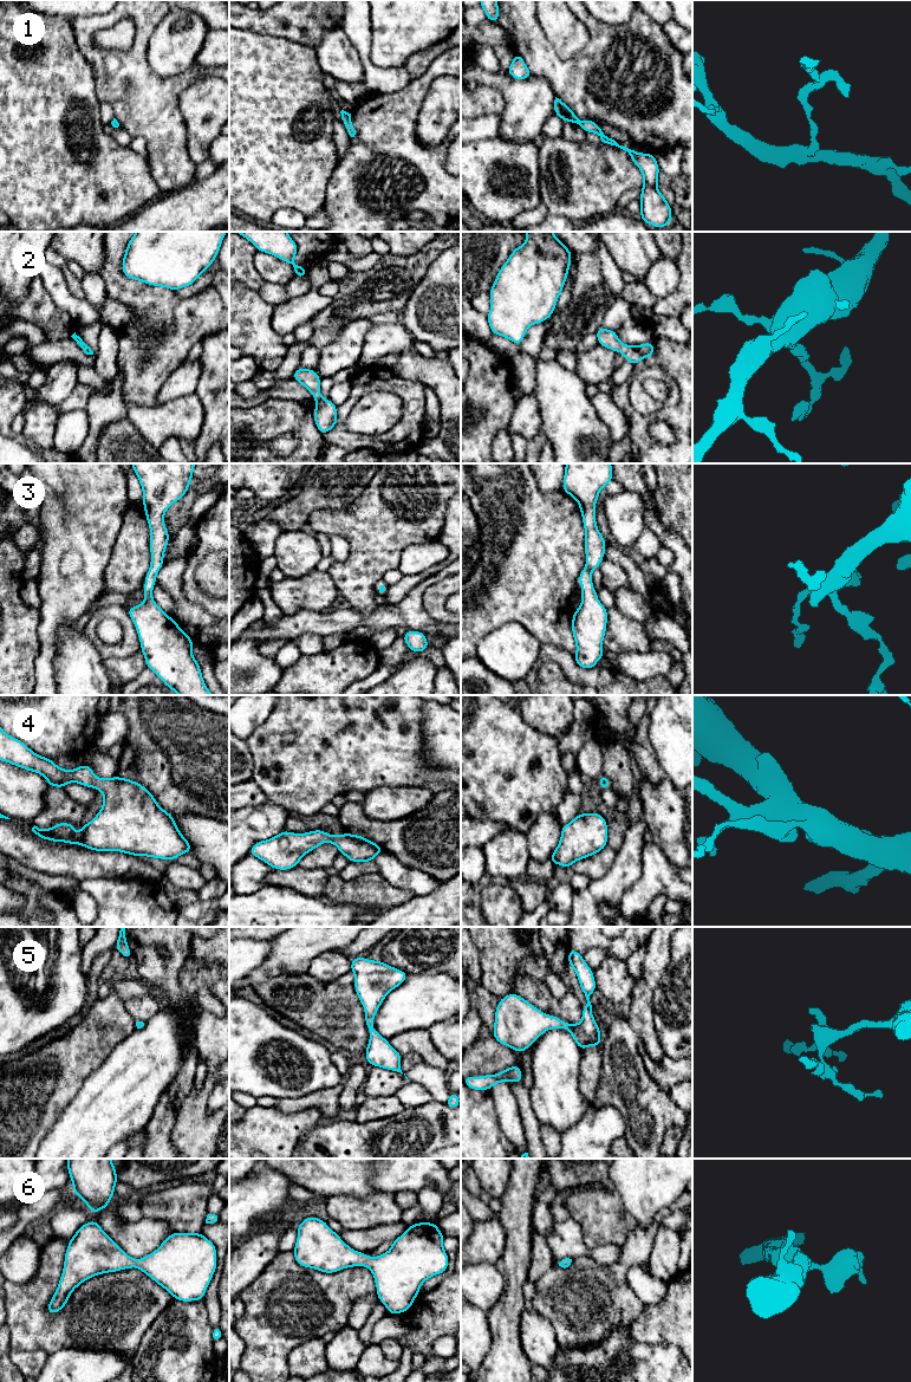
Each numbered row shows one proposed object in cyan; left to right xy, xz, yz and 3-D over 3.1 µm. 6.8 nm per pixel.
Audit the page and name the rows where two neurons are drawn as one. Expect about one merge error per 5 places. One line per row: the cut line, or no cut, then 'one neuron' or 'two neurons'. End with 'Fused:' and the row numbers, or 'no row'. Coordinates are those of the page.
1: no cut; one neuron
2: no cut; one neuron
3: no cut; one neuron
4: no cut; one neuron
5: no cut; one neuron
6: no cut; one neuron
Fused: no row

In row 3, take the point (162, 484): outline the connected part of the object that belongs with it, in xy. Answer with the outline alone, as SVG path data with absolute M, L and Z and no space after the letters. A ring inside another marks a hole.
M131 463L131 467L138 476L143 491L143 506L151 532L151 562L150 569L145 575L145 585L143 586L145 599L142 604L128 608L126 610L139 635L141 650L144 655L147 667L151 669L168 688L178 695L214 695L208 690L202 677L200 664L191 654L194 641L152 598L156 576L164 565L163 557L169 543L169 531L164 526L164 514L174 502L186 495L190 481L193 480L193 471L196 466L195 463Z

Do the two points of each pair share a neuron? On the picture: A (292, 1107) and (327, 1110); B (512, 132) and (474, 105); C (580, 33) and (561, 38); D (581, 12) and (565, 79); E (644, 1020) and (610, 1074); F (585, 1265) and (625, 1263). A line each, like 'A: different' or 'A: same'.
A: same
B: different
C: same
D: same
E: different
F: same

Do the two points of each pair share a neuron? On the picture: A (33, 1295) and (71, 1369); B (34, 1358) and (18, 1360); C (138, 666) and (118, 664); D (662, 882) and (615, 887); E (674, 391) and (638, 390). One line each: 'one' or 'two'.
A: two
B: one
C: one
D: two
E: one

